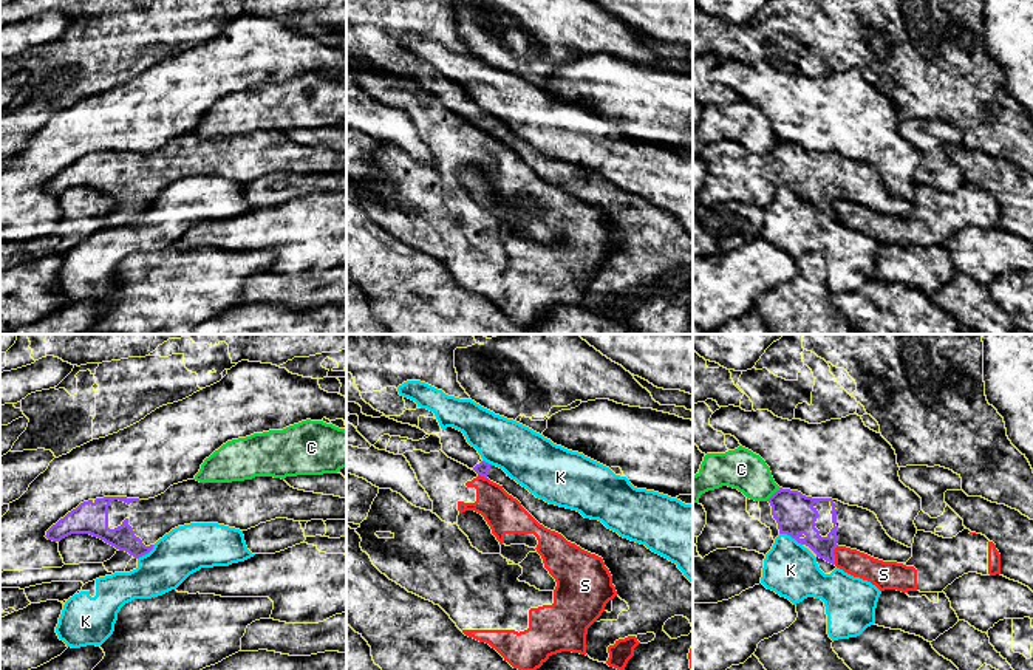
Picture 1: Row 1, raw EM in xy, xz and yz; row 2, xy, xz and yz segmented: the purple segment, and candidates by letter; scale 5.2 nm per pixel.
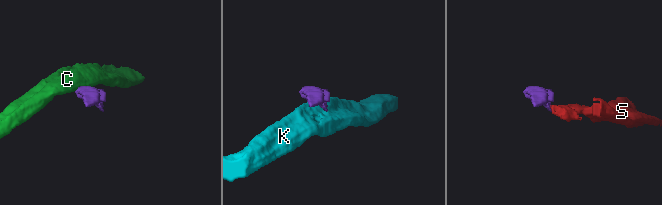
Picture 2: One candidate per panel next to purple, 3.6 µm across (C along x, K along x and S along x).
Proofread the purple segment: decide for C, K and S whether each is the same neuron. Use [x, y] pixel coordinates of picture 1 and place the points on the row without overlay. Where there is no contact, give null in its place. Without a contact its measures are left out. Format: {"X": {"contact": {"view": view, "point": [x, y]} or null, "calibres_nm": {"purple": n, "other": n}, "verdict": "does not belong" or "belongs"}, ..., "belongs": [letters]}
{"C": {"contact": {"view": "yz", "point": [773, 147]}, "calibres_nm": {"purple": 200, "other": 220}, "verdict": "does not belong"}, "K": {"contact": {"view": "yz", "point": [790, 189]}, "calibres_nm": {"purple": 200, "other": 280}, "verdict": "does not belong"}, "S": {"contact": {"view": "yz", "point": [832, 208]}, "calibres_nm": {"purple": 160, "other": 130}, "verdict": "does not belong"}, "belongs": []}

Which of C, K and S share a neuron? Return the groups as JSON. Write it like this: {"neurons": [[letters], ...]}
{"neurons": [["C"], ["K"], ["S"]]}

